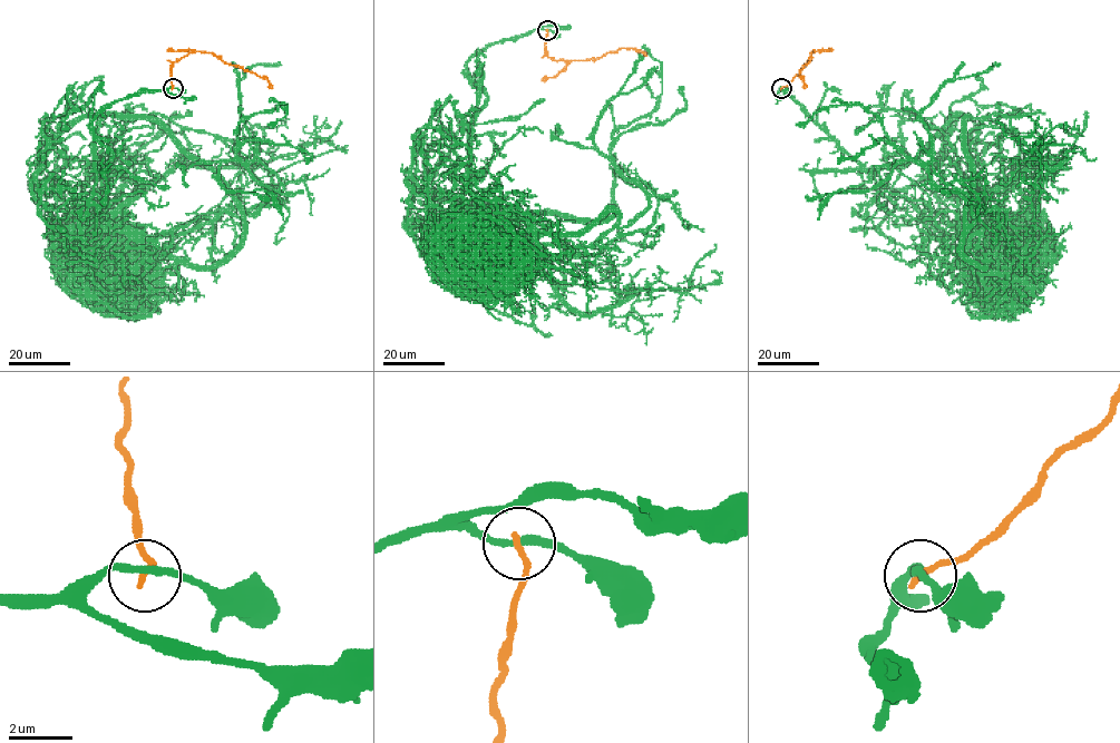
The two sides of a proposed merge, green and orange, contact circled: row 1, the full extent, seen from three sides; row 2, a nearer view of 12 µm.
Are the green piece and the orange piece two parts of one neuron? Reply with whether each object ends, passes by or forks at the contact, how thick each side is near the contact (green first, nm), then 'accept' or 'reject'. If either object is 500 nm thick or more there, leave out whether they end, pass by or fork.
green passes by; orange ends; calibres 240 and 200 nm; reject

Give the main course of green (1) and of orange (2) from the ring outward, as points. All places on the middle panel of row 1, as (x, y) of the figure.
1: (547, 30), (467, 64), (469, 189), (502, 214), (648, 206), (611, 155), (662, 93), (644, 45)
2: (547, 30), (545, 54), (556, 60), (596, 59), (624, 48), (646, 52)

